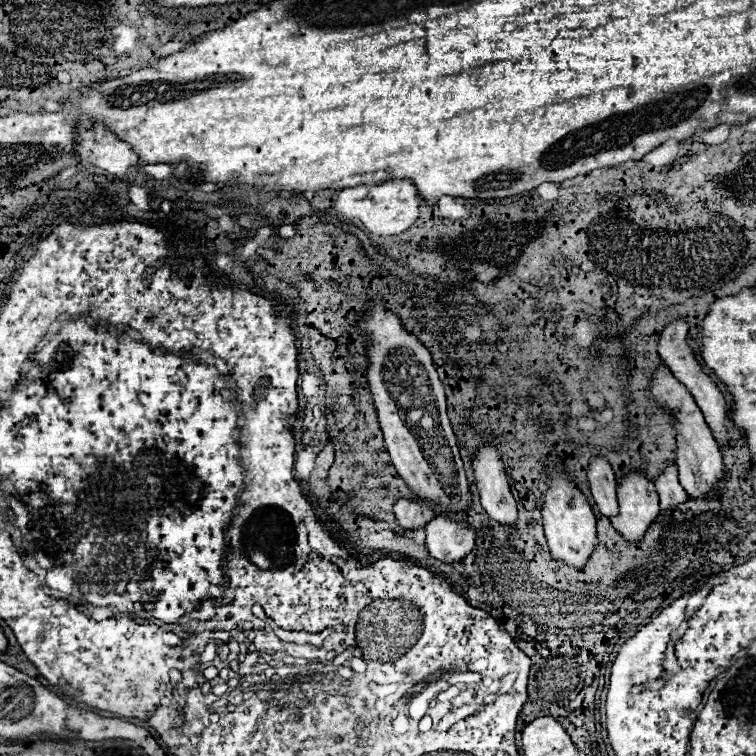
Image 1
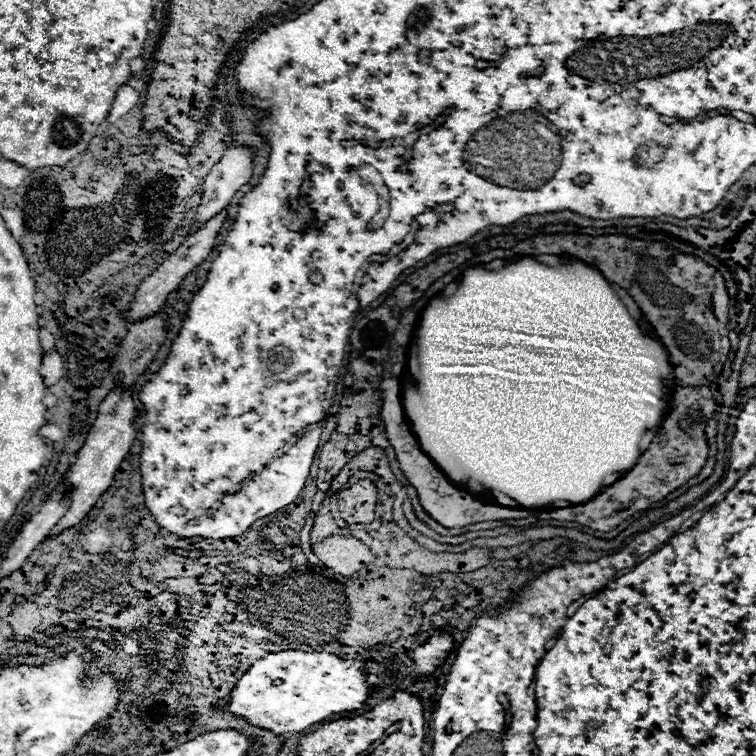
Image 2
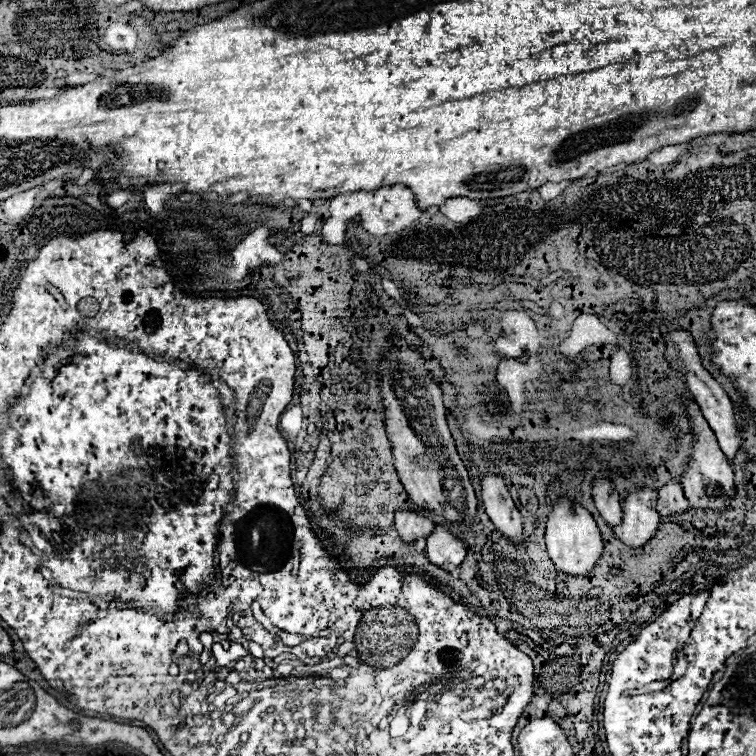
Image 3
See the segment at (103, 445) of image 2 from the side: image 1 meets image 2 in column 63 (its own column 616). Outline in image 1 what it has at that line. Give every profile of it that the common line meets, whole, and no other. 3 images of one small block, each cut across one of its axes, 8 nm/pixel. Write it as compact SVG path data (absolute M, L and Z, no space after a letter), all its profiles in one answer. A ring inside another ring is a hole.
M640 472L622 476L618 484L620 514L610 522L626 542L640 542L650 524L658 518L658 494L654 484Z

